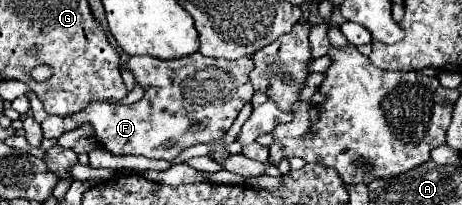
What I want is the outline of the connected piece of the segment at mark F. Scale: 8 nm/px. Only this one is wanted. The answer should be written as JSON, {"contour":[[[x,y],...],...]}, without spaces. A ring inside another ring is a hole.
{"contour":[[[193,53],[193,55],[181,57],[181,59],[173,59],[173,61],[163,61],[163,59],[159,61],[155,57],[131,57],[125,63],[125,69],[131,71],[135,75],[135,81],[143,87],[143,97],[137,103],[131,103],[131,105],[93,103],[91,107],[87,107],[87,111],[81,111],[79,115],[71,115],[71,117],[49,115],[41,123],[43,137],[45,139],[59,137],[67,131],[73,131],[75,127],[81,127],[85,121],[91,121],[95,127],[97,139],[115,155],[143,155],[149,159],[171,161],[187,147],[193,147],[199,143],[209,143],[219,149],[215,155],[211,155],[211,159],[215,159],[219,163],[223,157],[227,157],[227,153],[223,151],[223,145],[221,145],[221,137],[233,125],[239,111],[251,101],[251,97],[255,93],[255,89],[251,87],[251,81],[249,81],[249,73],[253,71],[251,57],[241,57],[237,61],[213,59],[213,57],[205,57],[201,53]]]}

